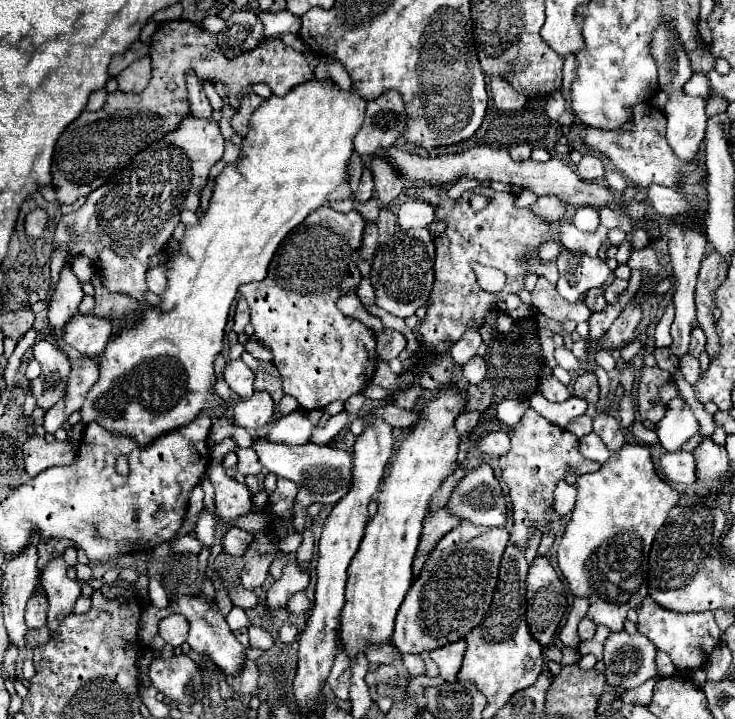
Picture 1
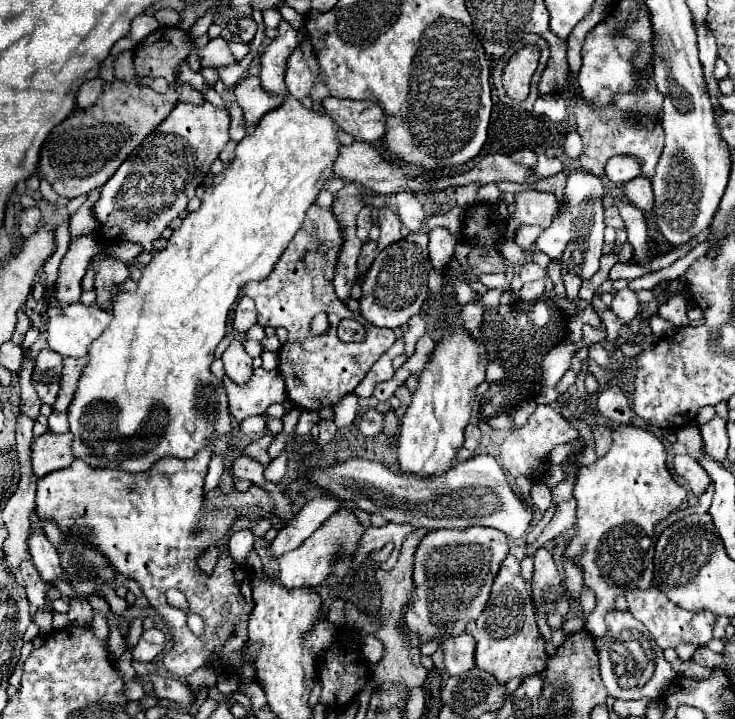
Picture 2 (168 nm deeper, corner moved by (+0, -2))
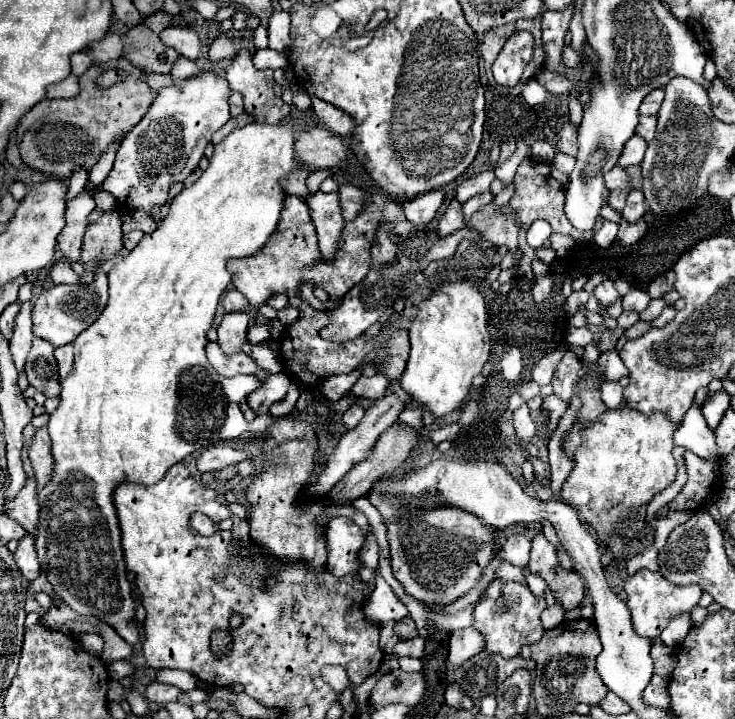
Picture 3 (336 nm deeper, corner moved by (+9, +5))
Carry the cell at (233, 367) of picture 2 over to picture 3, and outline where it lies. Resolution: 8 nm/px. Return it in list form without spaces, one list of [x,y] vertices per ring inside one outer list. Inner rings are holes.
[[[227,312],[217,328],[219,344],[223,352],[229,354],[241,348],[247,328],[249,328],[249,316],[245,312]]]

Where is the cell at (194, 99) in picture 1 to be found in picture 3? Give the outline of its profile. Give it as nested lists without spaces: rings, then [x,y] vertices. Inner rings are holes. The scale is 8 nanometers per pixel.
[[[145,74],[145,82],[149,82],[149,86],[153,86],[153,90],[161,90],[161,88],[173,84],[173,78],[169,74]]]

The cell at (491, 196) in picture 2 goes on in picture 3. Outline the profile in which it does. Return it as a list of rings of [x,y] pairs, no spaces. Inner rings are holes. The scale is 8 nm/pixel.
[[[483,172],[483,174],[475,174],[473,178],[465,180],[459,188],[457,188],[457,200],[463,204],[467,202],[469,198],[473,198],[475,194],[481,194],[481,192],[487,192],[491,182],[493,182],[493,172]]]

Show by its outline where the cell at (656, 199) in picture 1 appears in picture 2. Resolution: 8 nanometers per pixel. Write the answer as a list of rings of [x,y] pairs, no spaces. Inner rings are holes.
[[[636,177],[628,183],[624,183],[622,191],[634,207],[638,207],[642,211],[652,211],[654,193],[652,193],[652,183],[646,177]]]

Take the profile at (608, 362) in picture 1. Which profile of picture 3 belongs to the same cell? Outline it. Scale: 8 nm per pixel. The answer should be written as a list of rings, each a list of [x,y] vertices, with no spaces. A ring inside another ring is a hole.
[[[587,326],[569,328],[565,338],[567,338],[567,342],[569,342],[571,346],[587,346],[587,344],[593,342],[593,334],[591,334],[591,330],[589,330]]]

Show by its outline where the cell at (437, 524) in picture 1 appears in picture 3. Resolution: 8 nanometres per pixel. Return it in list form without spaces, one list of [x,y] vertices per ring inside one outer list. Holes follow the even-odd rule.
[[[407,616],[403,618],[401,622],[395,624],[395,634],[401,638],[401,640],[409,640],[409,638],[415,638],[417,636],[417,628],[415,628],[415,622]]]

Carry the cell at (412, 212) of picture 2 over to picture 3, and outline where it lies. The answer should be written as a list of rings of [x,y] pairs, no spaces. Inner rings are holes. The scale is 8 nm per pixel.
[[[431,190],[431,192],[425,192],[417,198],[411,198],[403,204],[405,208],[405,216],[407,220],[411,220],[415,226],[423,228],[427,226],[439,212],[439,208],[443,206],[445,202],[445,192],[443,190]]]

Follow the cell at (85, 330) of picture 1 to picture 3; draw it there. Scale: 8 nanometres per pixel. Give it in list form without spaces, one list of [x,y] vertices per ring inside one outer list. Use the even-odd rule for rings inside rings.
[[[97,262],[95,280],[91,284],[59,284],[49,290],[43,290],[43,294],[35,300],[33,306],[33,334],[51,342],[53,346],[65,346],[75,340],[85,328],[89,328],[103,312],[107,304],[107,272],[101,268],[101,262]]]

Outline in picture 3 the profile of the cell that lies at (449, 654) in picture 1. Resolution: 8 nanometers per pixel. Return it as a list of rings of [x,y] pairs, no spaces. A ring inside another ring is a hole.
[[[475,628],[455,630],[449,638],[449,656],[447,660],[455,666],[461,666],[475,654],[479,654],[485,648],[485,638]]]

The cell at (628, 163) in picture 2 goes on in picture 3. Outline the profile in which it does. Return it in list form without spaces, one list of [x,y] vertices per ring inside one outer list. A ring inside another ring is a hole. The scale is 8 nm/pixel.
[[[635,134],[635,136],[625,144],[623,154],[621,154],[621,158],[619,158],[619,166],[621,166],[621,168],[627,168],[627,166],[633,166],[633,164],[641,164],[645,150],[647,150],[647,142],[645,142],[641,136]]]

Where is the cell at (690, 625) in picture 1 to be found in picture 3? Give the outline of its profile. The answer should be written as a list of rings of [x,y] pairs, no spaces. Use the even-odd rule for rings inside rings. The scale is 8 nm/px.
[[[639,570],[635,576],[631,576],[625,582],[625,592],[629,594],[627,600],[627,608],[631,612],[631,620],[635,626],[635,632],[639,636],[645,638],[657,638],[661,634],[661,630],[667,626],[667,622],[681,612],[691,612],[691,608],[699,602],[701,598],[701,588],[697,588],[695,584],[691,586],[677,586],[677,584],[669,584],[669,580],[665,580],[665,576],[661,576],[661,572],[649,572],[649,570]]]

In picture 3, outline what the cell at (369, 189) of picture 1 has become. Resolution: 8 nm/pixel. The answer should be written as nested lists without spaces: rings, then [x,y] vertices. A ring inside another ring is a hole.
[[[315,192],[311,198],[307,198],[307,204],[313,216],[313,224],[317,228],[321,254],[325,260],[333,260],[333,256],[337,254],[343,224],[345,224],[341,216],[341,206],[339,206],[339,194]]]

